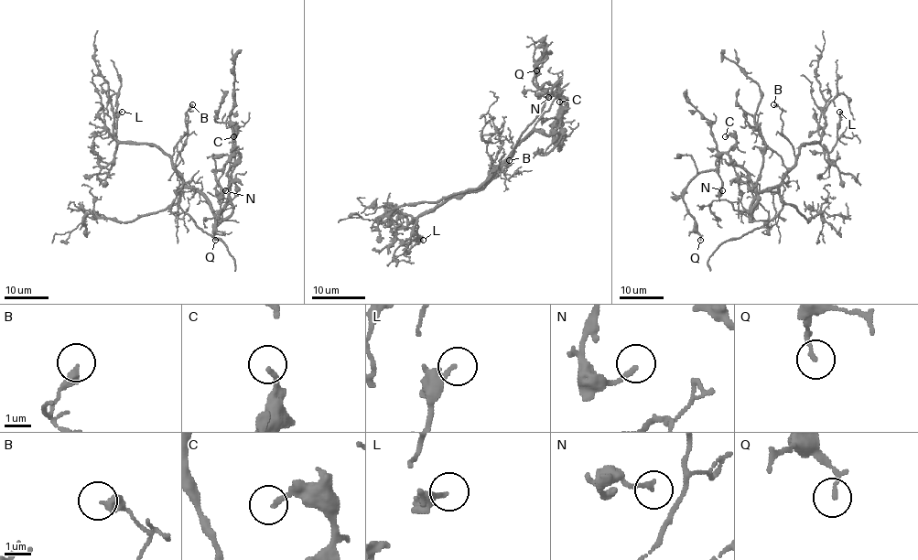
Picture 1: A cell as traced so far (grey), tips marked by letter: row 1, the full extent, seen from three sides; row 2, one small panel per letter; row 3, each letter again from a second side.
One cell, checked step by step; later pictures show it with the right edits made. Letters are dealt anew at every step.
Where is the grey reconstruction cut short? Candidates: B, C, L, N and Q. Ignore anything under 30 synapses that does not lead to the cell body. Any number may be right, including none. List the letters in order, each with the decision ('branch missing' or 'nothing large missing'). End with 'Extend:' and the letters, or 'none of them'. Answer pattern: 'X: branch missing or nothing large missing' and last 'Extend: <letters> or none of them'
B: nothing large missing
C: nothing large missing
L: nothing large missing
N: nothing large missing
Q: nothing large missing
Extend: none of them

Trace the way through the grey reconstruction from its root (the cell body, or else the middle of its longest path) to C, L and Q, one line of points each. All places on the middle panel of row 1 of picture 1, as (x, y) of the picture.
C: (522, 140), (534, 131), (558, 135), (554, 140), (554, 120), (566, 108), (558, 114), (559, 102)
L: (522, 140), (513, 153), (483, 187), (446, 199), (417, 217), (416, 239), (423, 240)
Q: (522, 140), (534, 131), (556, 134), (554, 140), (556, 117), (566, 105), (533, 81), (545, 50), (536, 70)

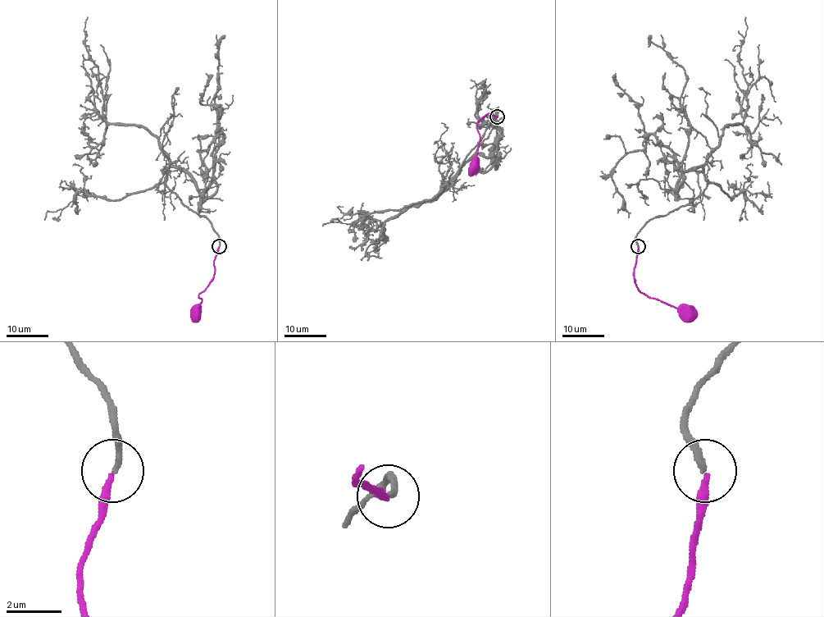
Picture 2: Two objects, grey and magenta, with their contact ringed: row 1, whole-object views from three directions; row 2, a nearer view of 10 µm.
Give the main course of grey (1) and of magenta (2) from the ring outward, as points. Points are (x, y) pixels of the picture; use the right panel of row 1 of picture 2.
1: (639, 246), (651, 219), (701, 194), (704, 170), (676, 197), (682, 169), (651, 134), (612, 175), (628, 217)
2: (639, 246), (634, 277), (636, 287), (644, 294), (681, 308), (688, 313)

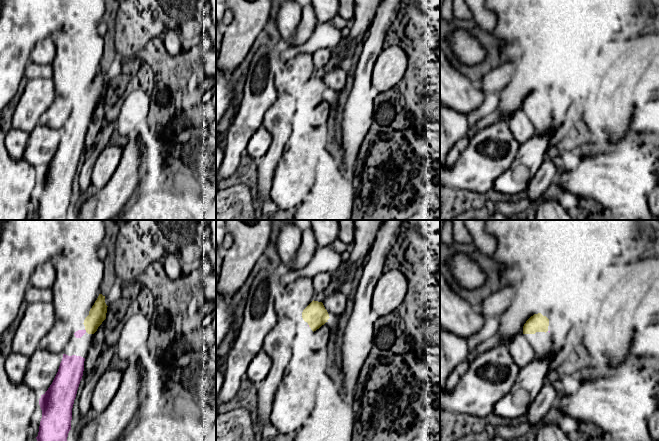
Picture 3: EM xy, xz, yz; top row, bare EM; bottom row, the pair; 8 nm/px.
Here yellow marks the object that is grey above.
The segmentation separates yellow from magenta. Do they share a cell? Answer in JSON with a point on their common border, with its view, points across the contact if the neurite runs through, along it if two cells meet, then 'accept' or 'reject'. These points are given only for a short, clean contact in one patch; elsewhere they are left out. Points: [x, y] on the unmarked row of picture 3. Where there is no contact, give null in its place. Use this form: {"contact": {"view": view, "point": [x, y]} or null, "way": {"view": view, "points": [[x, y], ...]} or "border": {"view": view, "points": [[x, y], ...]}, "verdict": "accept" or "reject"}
{"contact": {"view": "xy", "point": [85, 105]}, "way": {"view": "xy", "points": [[97, 90], [85, 105], [78, 110]]}, "verdict": "accept"}

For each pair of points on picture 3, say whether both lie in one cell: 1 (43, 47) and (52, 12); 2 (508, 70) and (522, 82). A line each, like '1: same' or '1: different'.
1: different
2: different

